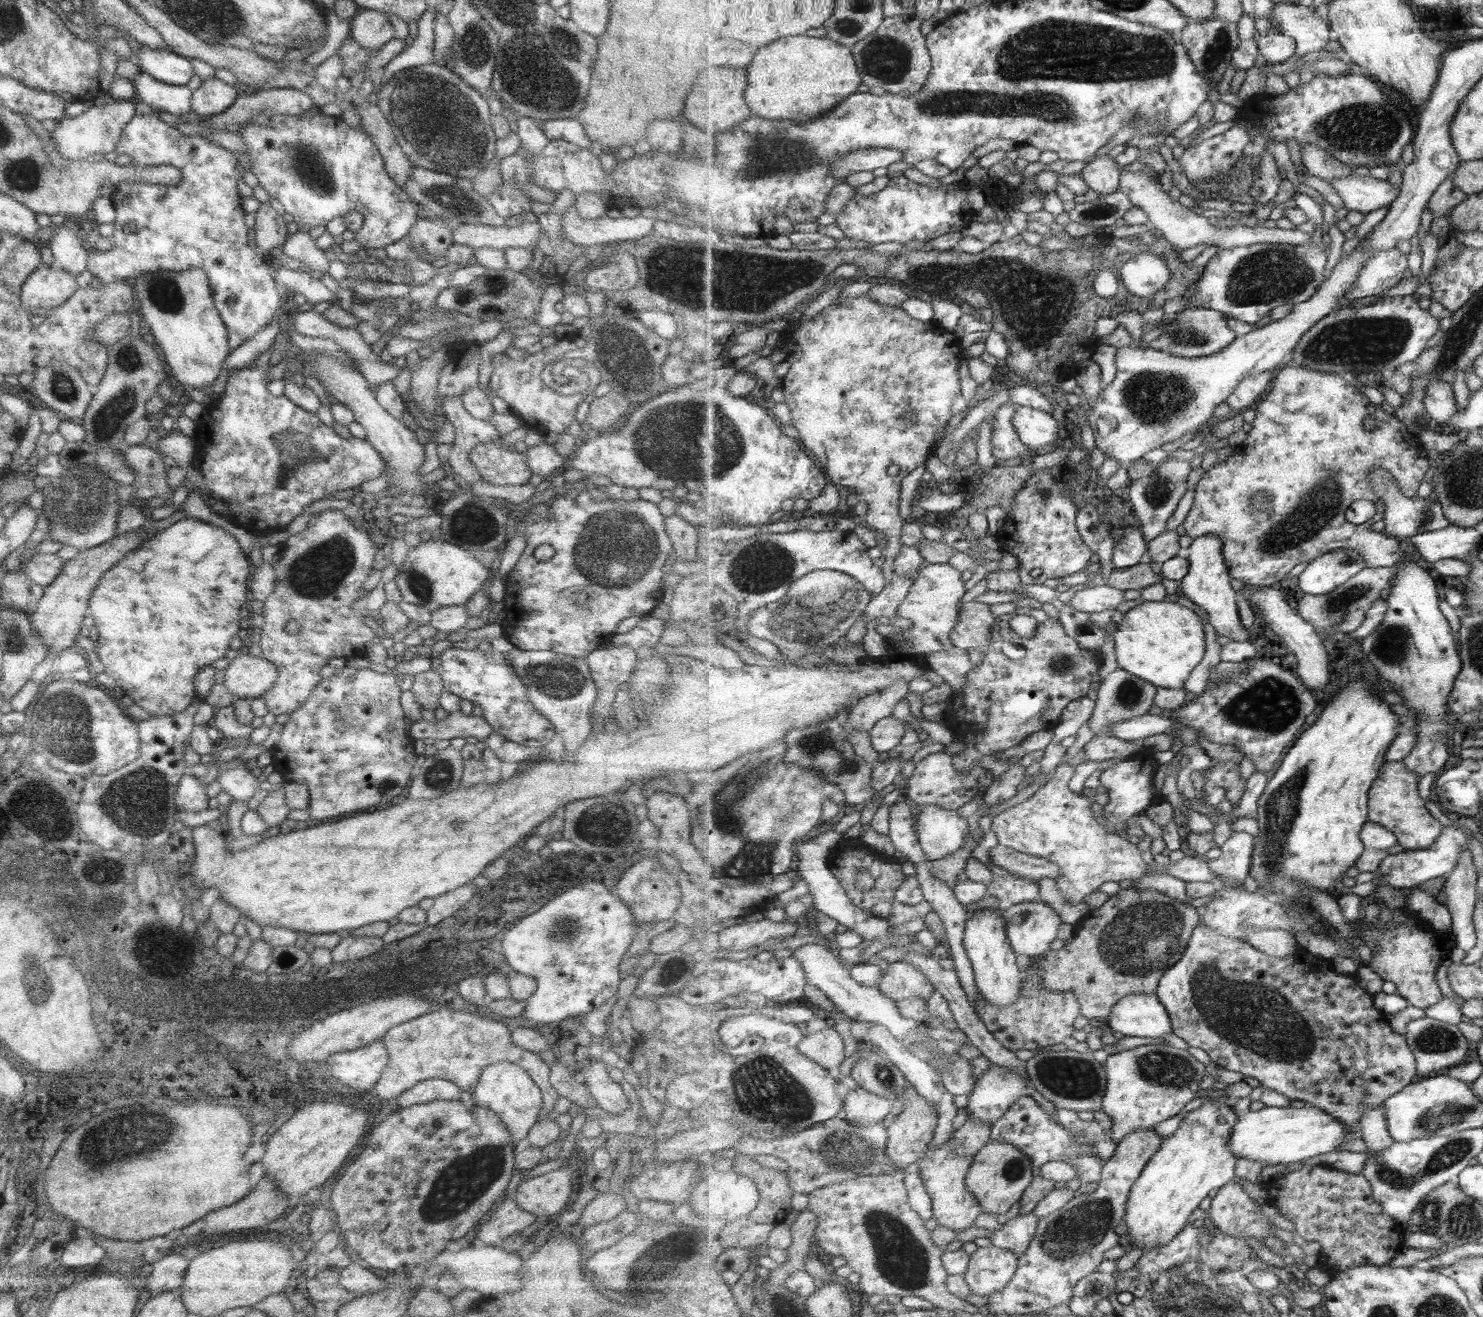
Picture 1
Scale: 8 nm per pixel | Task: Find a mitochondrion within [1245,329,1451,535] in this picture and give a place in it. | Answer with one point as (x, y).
(1426, 515)

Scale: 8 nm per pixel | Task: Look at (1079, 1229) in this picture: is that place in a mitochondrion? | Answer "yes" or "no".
yes

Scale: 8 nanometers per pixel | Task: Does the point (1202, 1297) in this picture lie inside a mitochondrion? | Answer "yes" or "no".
yes

